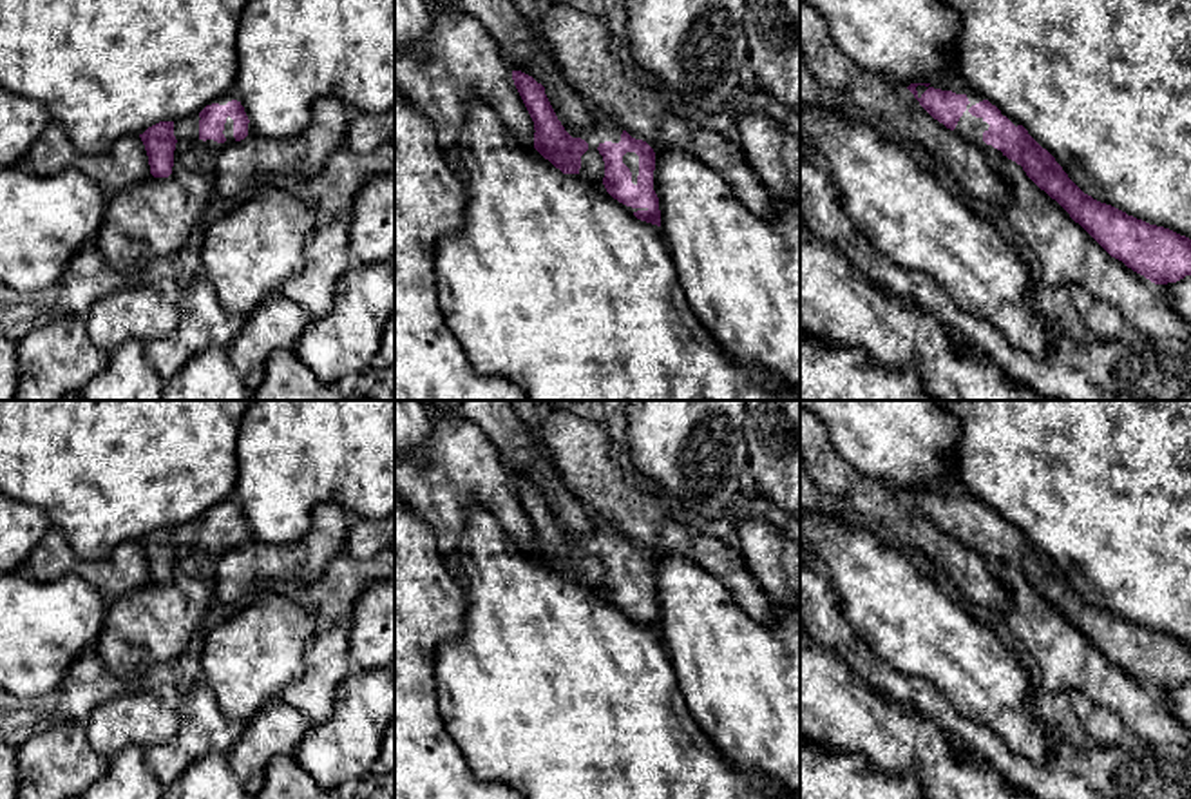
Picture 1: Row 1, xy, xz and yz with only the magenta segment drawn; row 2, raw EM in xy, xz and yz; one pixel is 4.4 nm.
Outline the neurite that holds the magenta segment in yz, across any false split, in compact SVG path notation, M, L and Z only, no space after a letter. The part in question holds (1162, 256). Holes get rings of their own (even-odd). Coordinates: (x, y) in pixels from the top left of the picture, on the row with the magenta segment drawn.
M910 83L919 105L985 156L1006 156L1055 199L1111 257L1155 284L1191 275L1191 239L1084 194L1015 120L963 83Z

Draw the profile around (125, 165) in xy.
M54 120L47 123L20 165L38 176L78 168L96 181L109 197L150 176L148 156L139 136L121 138L103 154L83 154Z

